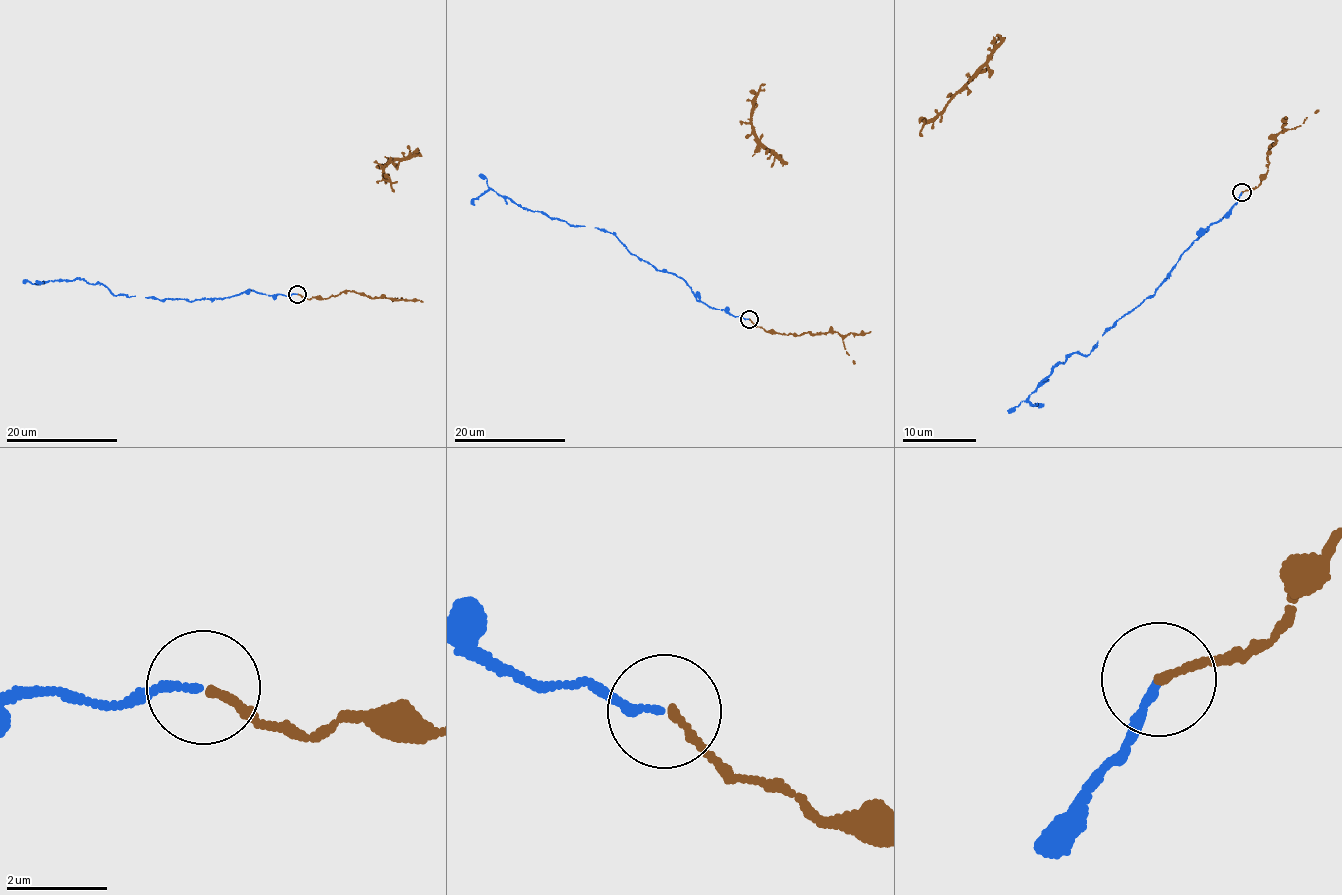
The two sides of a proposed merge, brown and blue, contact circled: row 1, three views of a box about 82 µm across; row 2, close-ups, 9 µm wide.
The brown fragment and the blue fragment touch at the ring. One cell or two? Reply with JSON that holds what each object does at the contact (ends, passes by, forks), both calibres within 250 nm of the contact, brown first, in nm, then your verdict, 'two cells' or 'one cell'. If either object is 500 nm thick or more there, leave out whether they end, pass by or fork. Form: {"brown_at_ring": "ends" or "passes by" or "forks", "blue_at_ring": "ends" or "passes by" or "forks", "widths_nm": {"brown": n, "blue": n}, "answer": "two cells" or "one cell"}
{"brown_at_ring": "ends", "blue_at_ring": "ends", "widths_nm": {"brown": 150, "blue": 150}, "answer": "one cell"}

